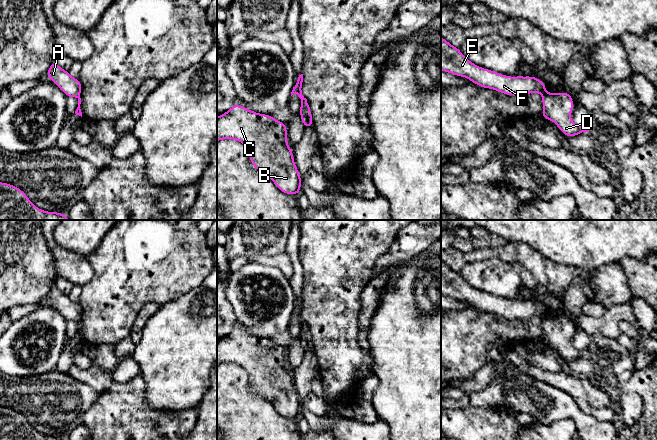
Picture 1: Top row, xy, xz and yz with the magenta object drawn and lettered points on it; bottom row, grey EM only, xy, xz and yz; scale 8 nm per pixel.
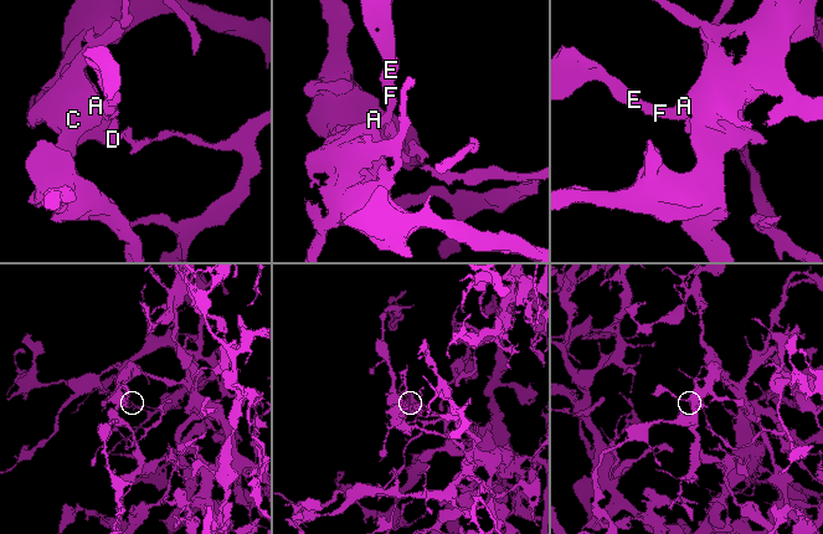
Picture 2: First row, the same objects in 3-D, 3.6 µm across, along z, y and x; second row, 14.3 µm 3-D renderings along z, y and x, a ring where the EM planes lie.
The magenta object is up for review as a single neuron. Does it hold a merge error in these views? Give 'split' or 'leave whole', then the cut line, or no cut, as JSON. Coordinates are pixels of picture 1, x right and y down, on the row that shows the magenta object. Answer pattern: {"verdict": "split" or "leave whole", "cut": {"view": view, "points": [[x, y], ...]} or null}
{"verdict": "split", "cut": {"view": "yz", "points": [[545, 93], [543, 96]]}}

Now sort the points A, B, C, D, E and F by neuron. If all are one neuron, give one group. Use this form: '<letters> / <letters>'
A B C E F / D

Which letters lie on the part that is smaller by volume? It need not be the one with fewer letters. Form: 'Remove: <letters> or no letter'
Remove: D

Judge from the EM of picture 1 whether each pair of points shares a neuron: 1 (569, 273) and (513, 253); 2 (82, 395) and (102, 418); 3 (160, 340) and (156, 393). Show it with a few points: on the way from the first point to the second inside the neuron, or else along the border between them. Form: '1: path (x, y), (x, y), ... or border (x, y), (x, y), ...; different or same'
1: path (555, 273), (547, 273), (527, 256); same
2: border (100, 393), (95, 402), (84, 413), (82, 423); different
3: path (160, 353), (160, 380); same

